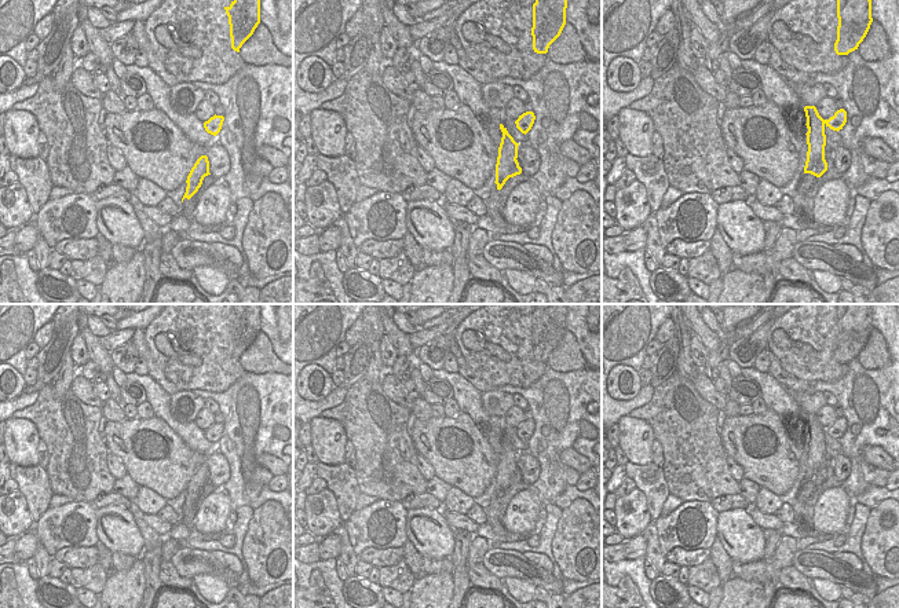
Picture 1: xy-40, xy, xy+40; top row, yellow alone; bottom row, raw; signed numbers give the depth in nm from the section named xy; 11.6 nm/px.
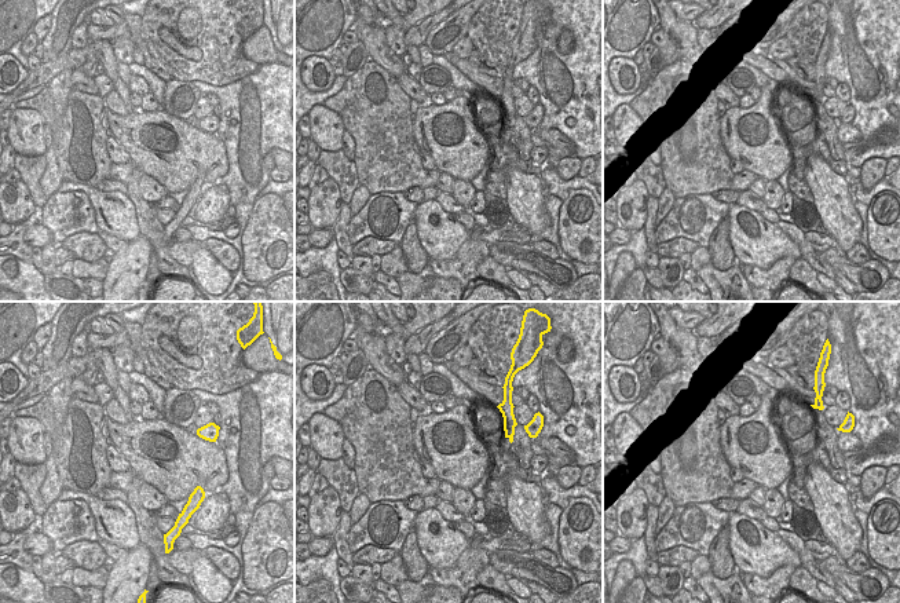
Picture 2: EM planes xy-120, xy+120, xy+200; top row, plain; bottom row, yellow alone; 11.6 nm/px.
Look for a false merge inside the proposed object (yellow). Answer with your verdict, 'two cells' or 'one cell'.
two cells

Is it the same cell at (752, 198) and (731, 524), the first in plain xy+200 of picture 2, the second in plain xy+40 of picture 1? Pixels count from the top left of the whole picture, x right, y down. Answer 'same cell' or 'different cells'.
different cells

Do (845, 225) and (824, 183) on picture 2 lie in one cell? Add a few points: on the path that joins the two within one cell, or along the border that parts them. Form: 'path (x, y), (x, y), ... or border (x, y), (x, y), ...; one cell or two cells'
path (838, 215), (831, 193); one cell

